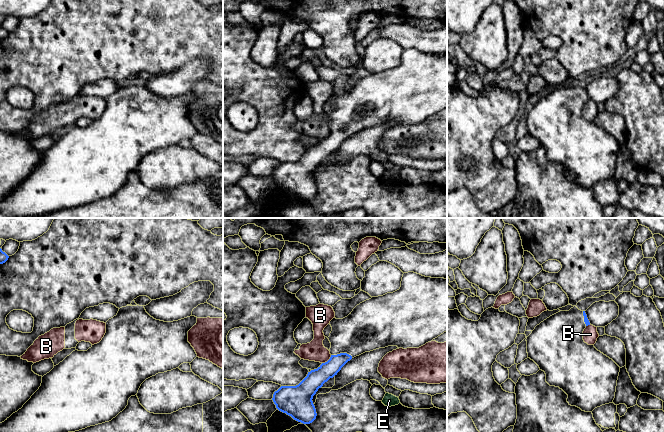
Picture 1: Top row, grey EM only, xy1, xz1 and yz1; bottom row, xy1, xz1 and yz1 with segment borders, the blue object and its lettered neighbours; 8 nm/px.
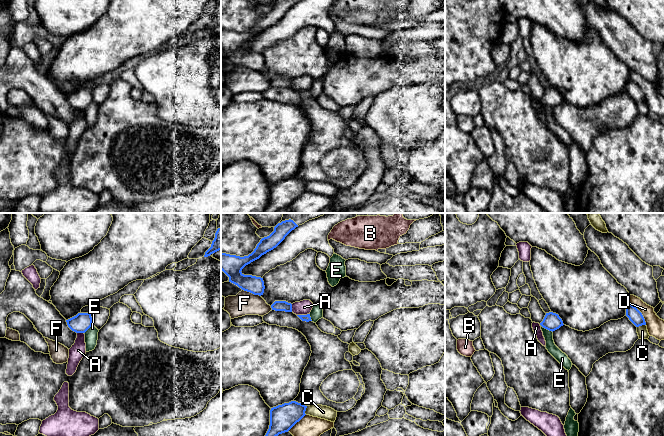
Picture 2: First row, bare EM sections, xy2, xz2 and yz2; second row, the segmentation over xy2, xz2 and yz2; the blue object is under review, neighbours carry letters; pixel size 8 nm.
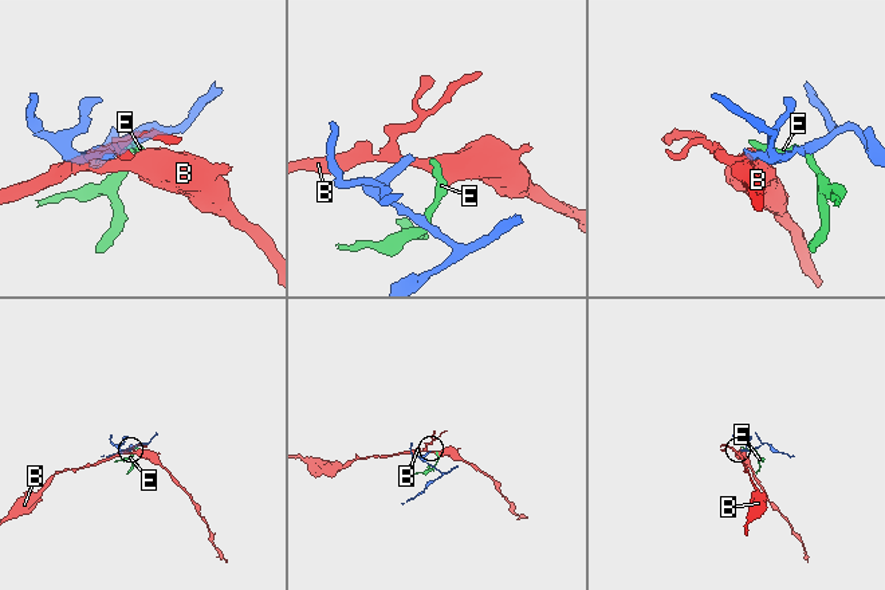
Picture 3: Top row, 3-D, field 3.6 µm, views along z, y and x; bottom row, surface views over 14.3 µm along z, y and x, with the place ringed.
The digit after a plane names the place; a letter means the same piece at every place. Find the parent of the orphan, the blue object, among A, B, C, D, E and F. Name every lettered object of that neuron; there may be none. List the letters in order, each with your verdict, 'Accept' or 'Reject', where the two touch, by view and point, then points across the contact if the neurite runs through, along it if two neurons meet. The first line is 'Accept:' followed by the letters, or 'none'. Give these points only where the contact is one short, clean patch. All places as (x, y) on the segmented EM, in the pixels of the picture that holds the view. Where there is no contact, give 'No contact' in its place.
Accept: none
A: Reject. Touches blue at xz2 (303, 315). Boundary: xz2 (309, 313), (297, 315)
B: Reject. Touches blue at xz1 (328, 360). Boundary: xz1 (331, 355), (322, 363)
C: Reject. Touches blue at xz2 (305, 410)
D: Reject. Touches blue at yz2 (641, 313)
E: Reject. Touches blue at yz2 (546, 328). Boundary: yz2 (540, 324), (552, 332)
F: Reject. Touches blue at xz2 (251, 292). Boundary: xz2 (242, 289), (260, 296)

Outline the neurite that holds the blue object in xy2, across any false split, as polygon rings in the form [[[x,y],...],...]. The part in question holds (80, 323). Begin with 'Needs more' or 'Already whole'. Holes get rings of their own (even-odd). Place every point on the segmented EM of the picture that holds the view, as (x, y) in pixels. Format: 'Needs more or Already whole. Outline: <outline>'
Already whole. Outline: [[[78,313],[66,320],[68,327],[76,333],[85,333],[92,326],[91,313]]]

